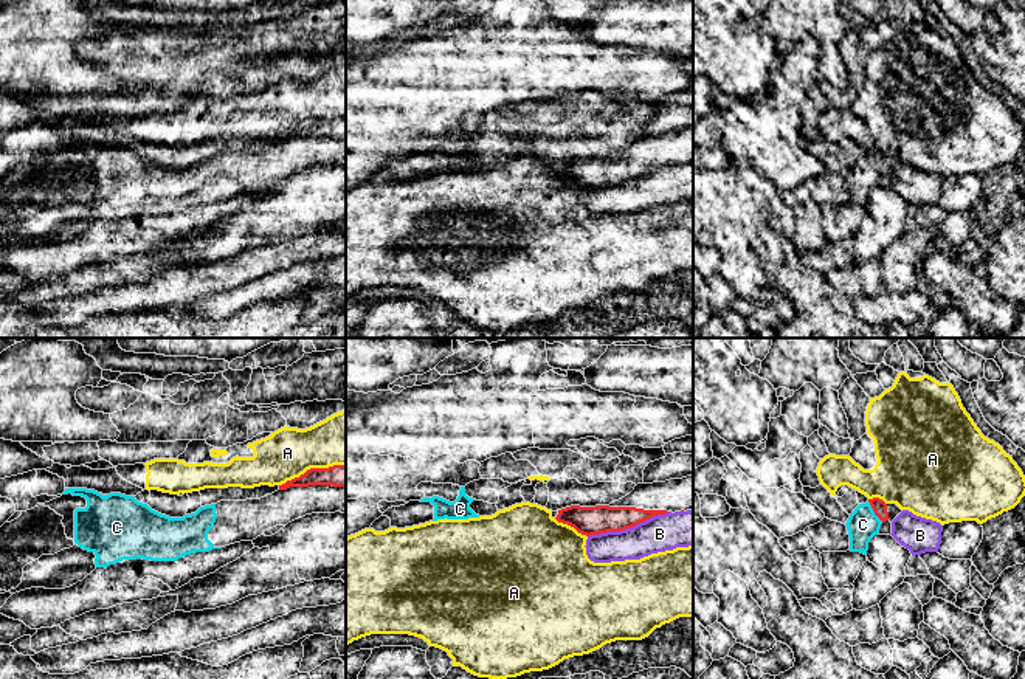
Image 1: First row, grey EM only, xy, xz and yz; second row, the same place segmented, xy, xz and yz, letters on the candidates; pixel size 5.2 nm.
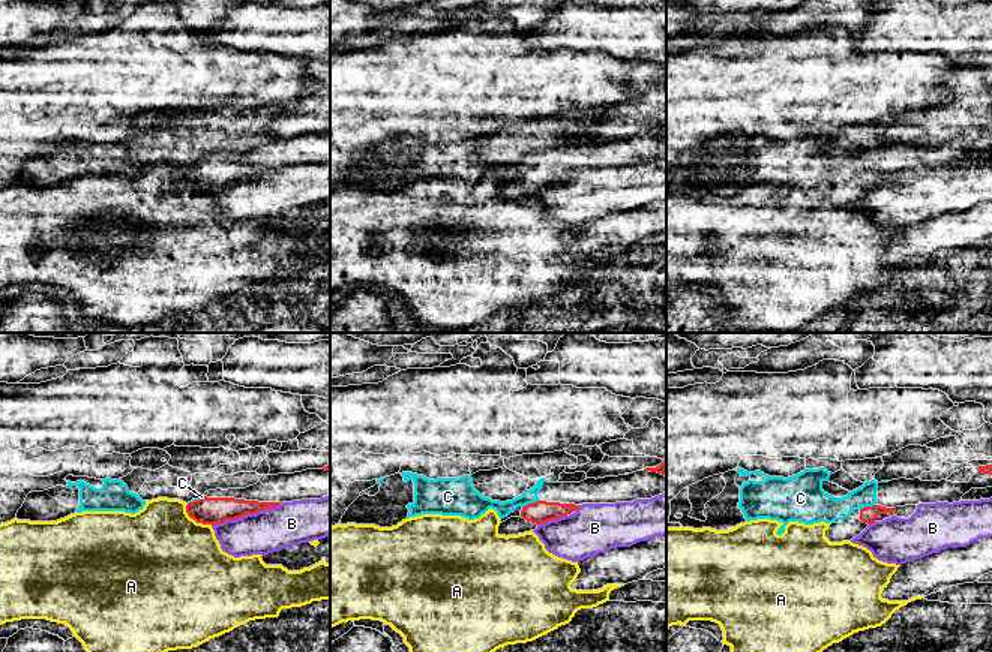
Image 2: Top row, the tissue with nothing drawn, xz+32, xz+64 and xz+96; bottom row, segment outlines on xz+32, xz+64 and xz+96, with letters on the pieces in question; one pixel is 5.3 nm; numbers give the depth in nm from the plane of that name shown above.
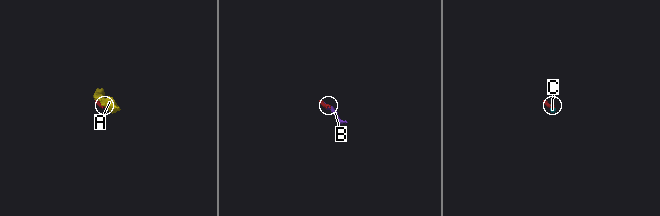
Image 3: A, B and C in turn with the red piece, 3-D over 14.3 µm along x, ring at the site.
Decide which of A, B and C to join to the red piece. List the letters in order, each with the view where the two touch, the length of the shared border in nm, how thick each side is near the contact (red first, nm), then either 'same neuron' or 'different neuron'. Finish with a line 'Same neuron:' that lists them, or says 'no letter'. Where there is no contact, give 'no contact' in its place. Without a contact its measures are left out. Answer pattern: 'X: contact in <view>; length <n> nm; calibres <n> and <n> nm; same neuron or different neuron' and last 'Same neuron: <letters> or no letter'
A: contact in xy; length 360 nm; calibres 110 and 280 nm; different neuron
B: contact in xz; length 440 nm; calibres 150 and 190 nm; different neuron
C: contact in yz; length 130 nm; calibres 80 and 160 nm; same neuron
Same neuron: C

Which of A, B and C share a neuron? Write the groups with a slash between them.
A / B / C

